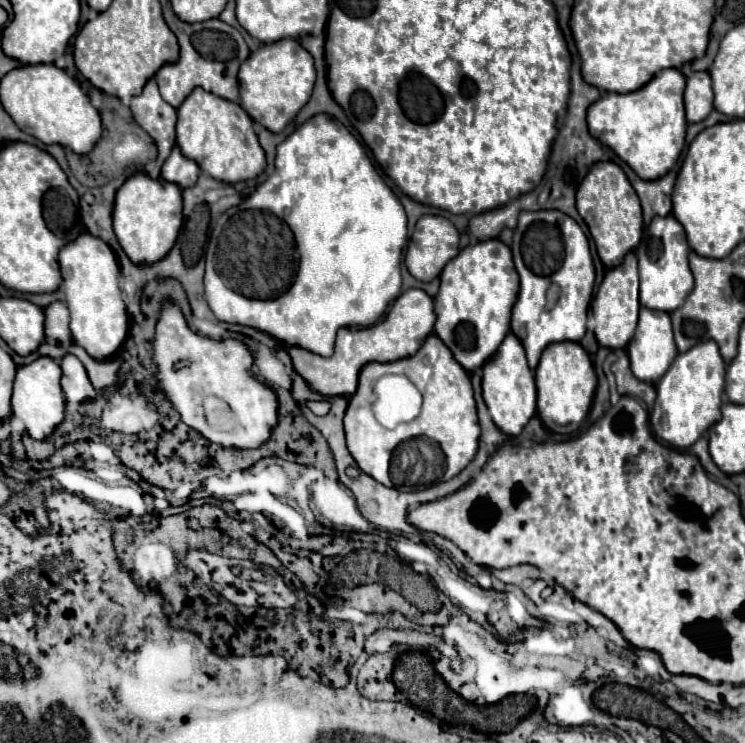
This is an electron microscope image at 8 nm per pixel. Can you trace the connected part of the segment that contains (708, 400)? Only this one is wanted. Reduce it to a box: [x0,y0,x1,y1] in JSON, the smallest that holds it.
[651,340,725,446]

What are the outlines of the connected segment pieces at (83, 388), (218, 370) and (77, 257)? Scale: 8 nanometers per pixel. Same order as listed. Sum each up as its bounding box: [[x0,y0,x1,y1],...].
[[59,354,97,402],[153,302,279,450],[59,232,129,360]]

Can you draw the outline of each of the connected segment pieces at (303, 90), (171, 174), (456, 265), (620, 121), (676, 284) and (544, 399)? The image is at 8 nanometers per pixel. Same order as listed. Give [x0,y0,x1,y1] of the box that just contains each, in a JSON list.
[[239,38,315,132],[161,146,199,188],[435,238,519,372],[589,68,685,180],[635,216,694,312],[535,342,597,432]]

